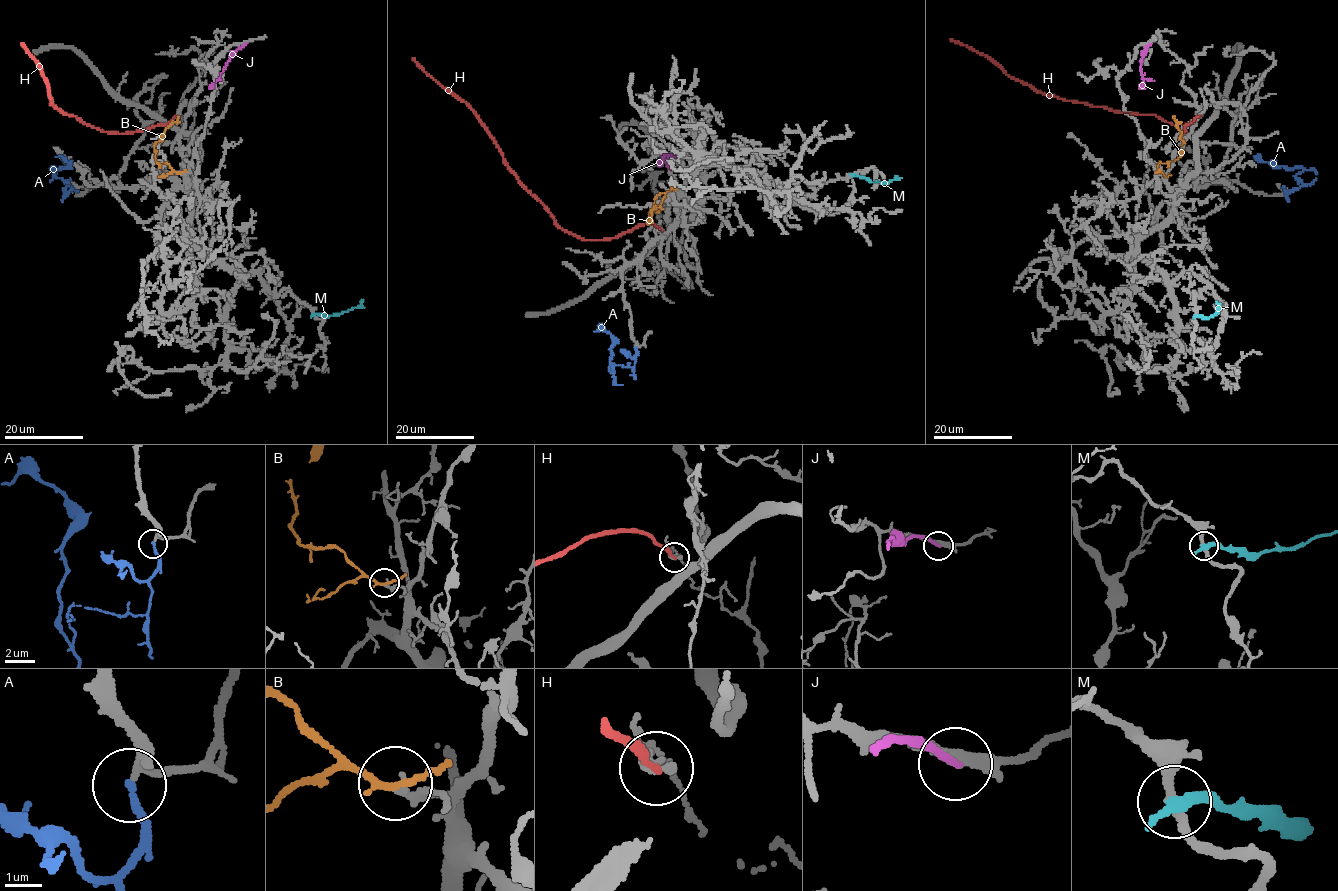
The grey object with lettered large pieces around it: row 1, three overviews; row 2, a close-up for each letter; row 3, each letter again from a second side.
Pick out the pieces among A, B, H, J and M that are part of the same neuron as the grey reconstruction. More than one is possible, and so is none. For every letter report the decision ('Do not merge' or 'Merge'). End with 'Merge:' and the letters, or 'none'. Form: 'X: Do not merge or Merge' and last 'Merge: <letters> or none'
A: Merge
B: Merge
H: Do not merge
J: Do not merge
M: Do not merge
Merge: A, B

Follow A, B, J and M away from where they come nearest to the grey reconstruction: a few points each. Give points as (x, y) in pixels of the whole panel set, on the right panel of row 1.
A: (1285, 191), (1302, 186), (1294, 176), (1304, 169), (1276, 167), (1259, 156)
B: (1157, 172), (1159, 162), (1171, 161), (1180, 155), (1181, 133), (1172, 117)
J: (1151, 44), (1145, 47), (1140, 64), (1143, 89)
M: (1195, 315), (1214, 315), (1218, 309), (1216, 301)

